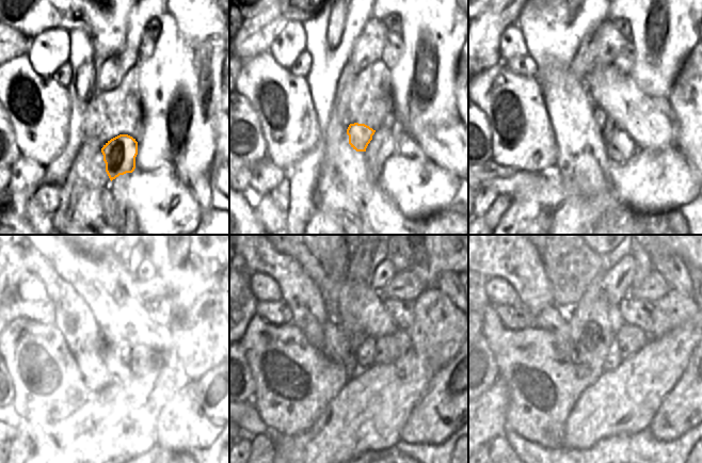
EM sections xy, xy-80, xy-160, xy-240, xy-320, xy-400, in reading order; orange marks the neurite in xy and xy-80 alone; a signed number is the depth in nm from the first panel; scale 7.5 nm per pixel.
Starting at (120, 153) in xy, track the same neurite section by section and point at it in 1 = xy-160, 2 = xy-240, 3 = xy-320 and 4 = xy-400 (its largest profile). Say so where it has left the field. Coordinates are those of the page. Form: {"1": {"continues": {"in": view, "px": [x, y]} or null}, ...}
{"1": {"continues": {"in": "xy-160", "px": [607, 127]}}, "2": {"continues": {"in": "xy-240", "px": [142, 354]}}, "3": {"continues": {"in": "xy-320", "px": [387, 348]}}, "4": {"continues": {"in": "xy-400", "px": [631, 339]}}}

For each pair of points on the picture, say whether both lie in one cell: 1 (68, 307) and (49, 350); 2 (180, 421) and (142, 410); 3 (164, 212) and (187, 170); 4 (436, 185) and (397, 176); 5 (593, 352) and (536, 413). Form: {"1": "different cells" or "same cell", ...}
{"1": "different cells", "2": "different cells", "3": "different cells", "4": "same cell", "5": "same cell"}

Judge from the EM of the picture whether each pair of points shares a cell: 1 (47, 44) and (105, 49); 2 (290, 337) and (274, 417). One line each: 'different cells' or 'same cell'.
1: different cells
2: same cell

